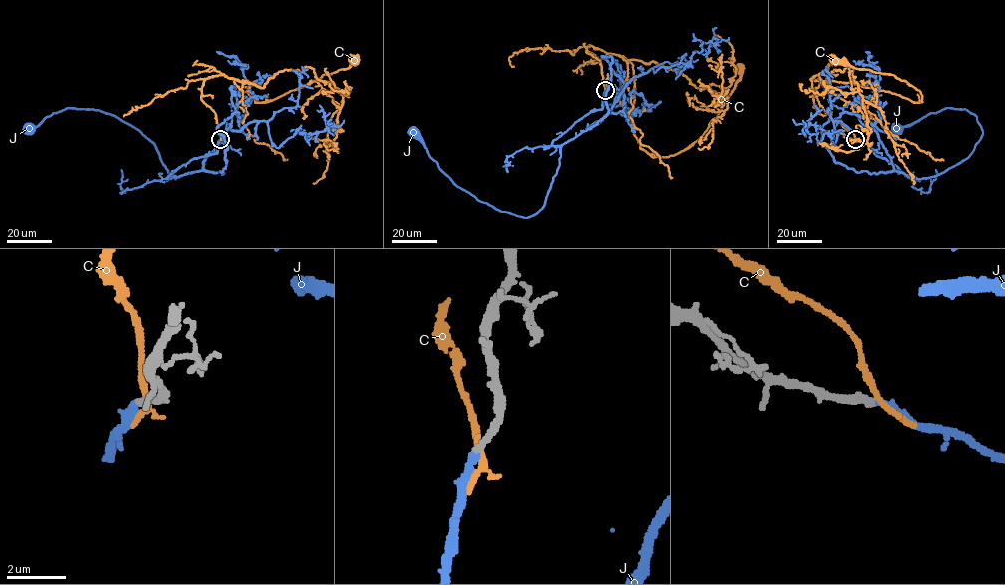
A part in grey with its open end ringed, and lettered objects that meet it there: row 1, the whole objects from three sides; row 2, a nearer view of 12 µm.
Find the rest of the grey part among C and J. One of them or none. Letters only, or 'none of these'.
J

